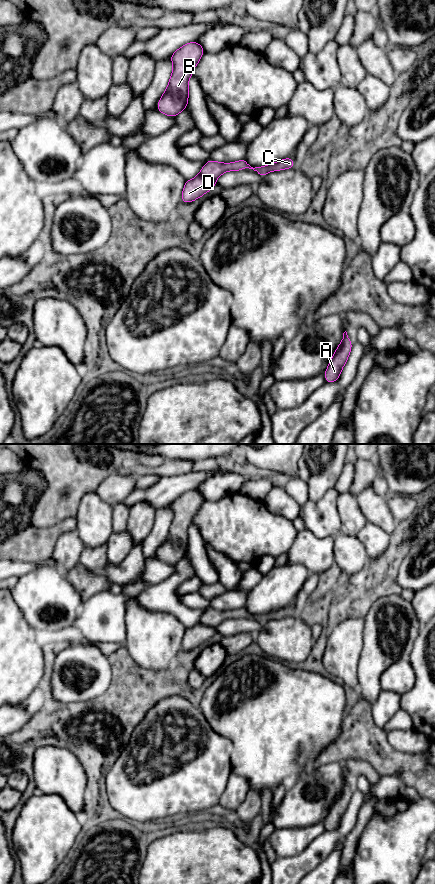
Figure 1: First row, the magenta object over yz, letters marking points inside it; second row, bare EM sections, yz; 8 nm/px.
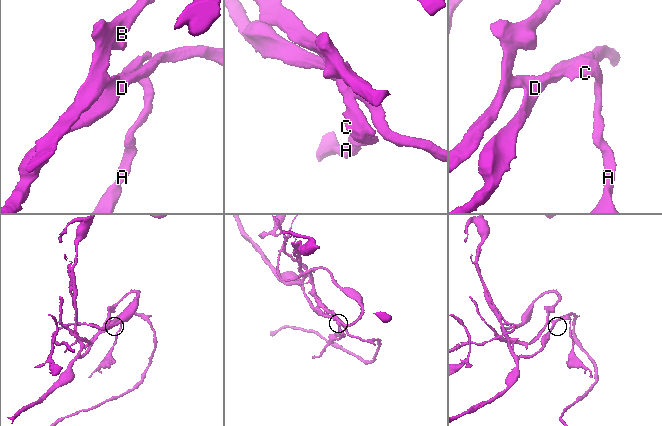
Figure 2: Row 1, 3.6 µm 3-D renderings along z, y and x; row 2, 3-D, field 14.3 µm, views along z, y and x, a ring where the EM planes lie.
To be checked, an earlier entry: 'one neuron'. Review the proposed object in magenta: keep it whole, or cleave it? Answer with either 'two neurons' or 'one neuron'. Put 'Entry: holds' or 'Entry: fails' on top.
Entry: holds
one neuron

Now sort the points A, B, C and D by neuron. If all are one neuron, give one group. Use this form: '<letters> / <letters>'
A B C D

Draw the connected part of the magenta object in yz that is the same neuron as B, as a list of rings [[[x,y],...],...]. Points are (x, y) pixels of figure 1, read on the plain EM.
[[[196,489],[180,495],[171,504],[173,519],[168,535],[159,547],[157,558],[169,565],[175,565],[187,556],[188,530],[193,517],[200,509],[205,498]]]

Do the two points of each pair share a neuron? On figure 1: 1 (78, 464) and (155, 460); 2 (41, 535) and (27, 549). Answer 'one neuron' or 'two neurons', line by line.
1: one neuron
2: one neuron

